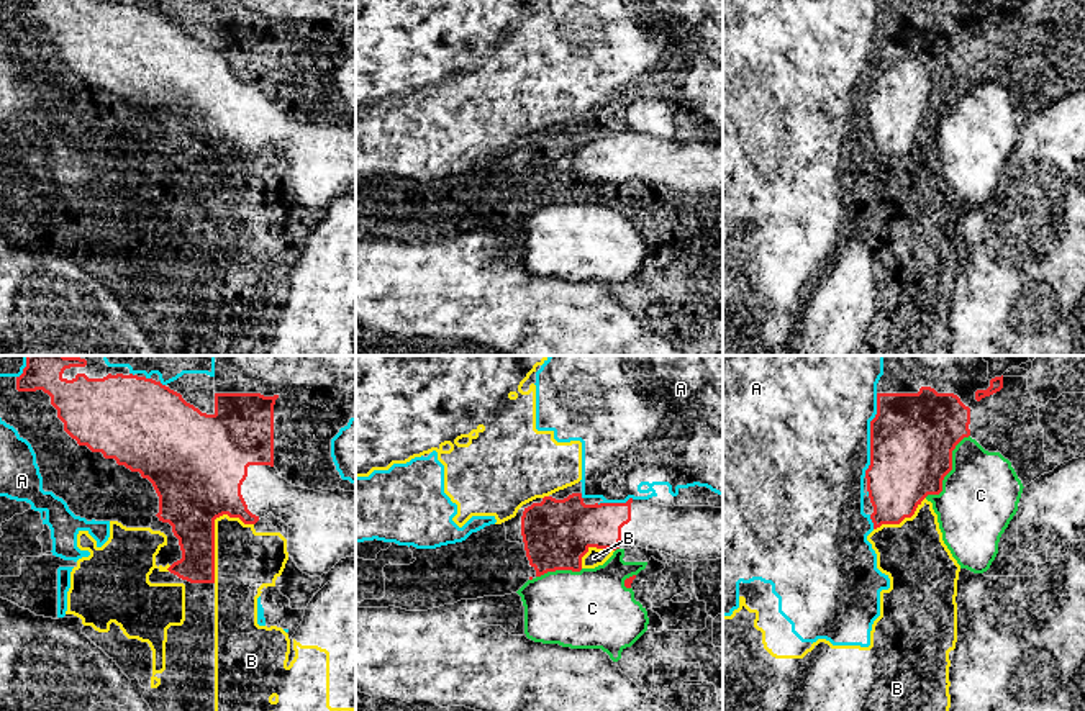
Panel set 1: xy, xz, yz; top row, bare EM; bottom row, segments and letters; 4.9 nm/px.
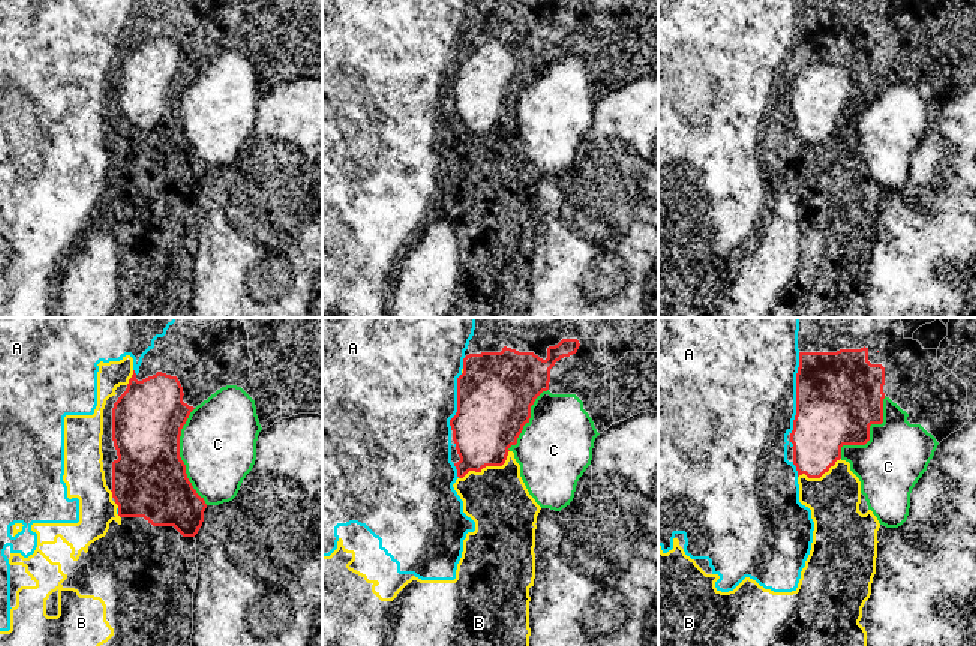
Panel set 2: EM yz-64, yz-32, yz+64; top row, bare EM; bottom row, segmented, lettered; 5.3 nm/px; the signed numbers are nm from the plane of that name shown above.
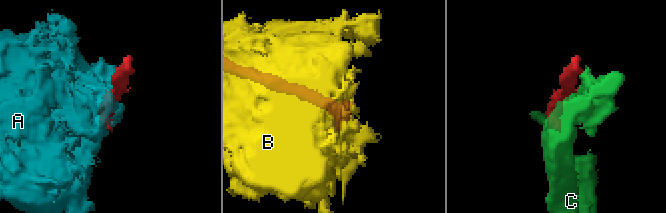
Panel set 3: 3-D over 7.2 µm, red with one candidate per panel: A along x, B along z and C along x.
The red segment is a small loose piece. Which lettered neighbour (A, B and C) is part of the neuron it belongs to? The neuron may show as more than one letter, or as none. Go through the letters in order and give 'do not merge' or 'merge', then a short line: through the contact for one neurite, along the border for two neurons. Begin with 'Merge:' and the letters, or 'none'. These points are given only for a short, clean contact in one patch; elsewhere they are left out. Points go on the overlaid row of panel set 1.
Merge: none
A: do not merge
B: do not merge
C: do not merge

